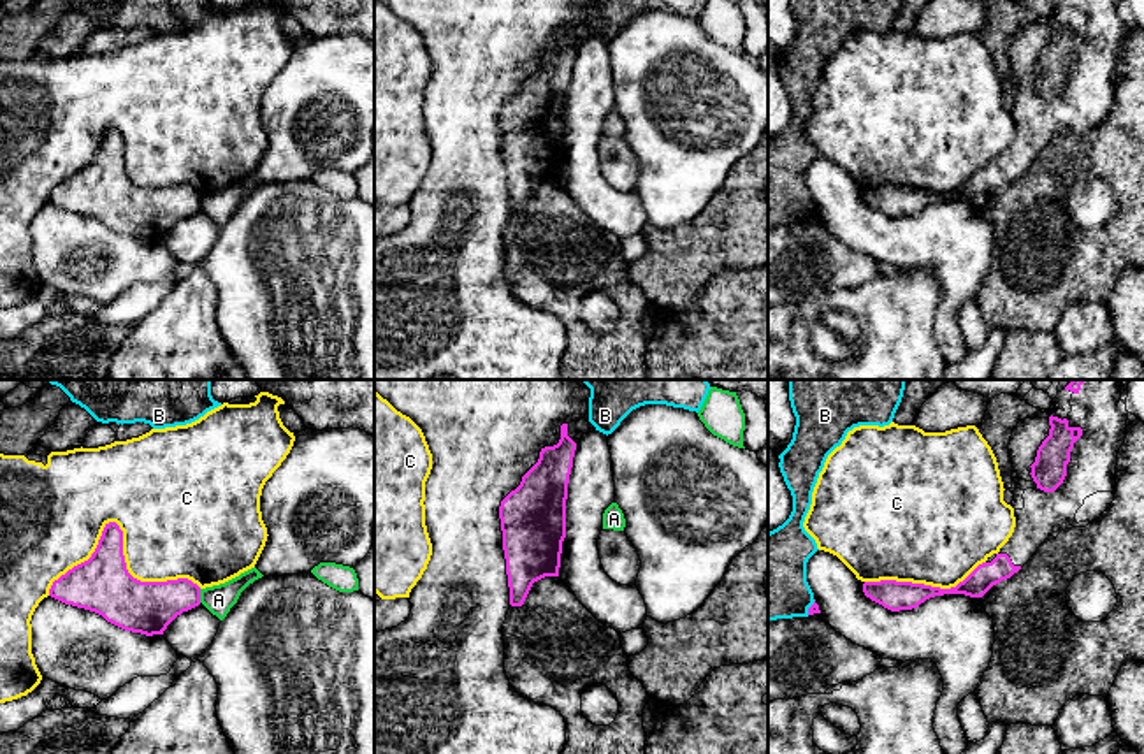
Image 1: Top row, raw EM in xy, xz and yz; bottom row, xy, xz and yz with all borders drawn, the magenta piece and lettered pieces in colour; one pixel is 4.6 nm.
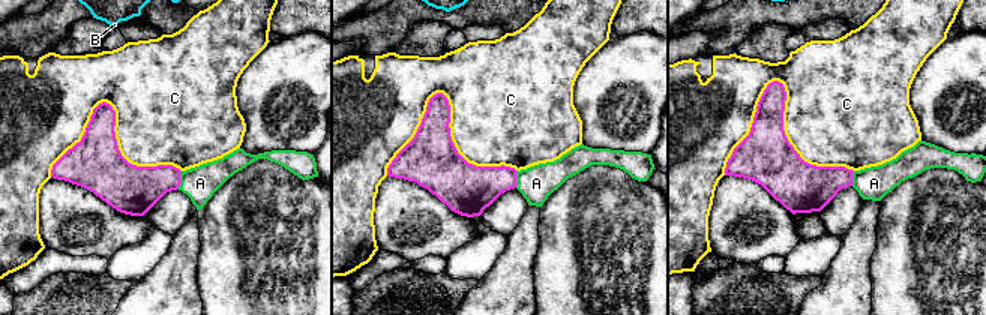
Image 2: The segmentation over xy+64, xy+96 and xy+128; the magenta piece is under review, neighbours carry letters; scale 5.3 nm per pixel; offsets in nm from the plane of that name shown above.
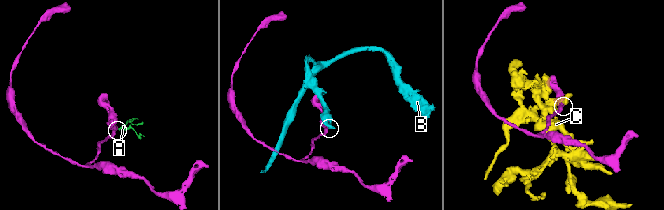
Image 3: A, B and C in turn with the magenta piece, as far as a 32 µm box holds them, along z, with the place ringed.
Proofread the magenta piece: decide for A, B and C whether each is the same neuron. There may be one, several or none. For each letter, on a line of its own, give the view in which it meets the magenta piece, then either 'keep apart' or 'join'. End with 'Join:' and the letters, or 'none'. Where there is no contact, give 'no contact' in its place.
A: meets magenta in xy; keep apart
B: meets magenta in yz; keep apart
C: meets magenta in xy; keep apart
Join: none

